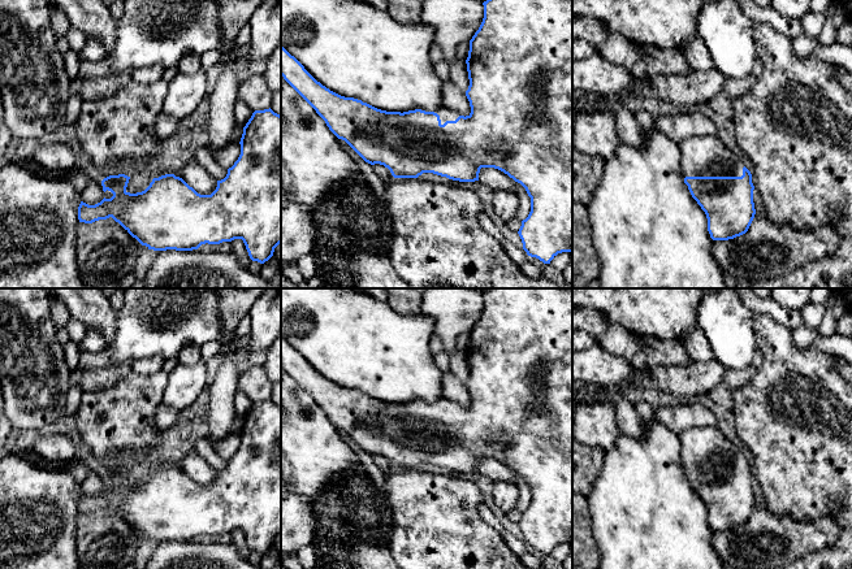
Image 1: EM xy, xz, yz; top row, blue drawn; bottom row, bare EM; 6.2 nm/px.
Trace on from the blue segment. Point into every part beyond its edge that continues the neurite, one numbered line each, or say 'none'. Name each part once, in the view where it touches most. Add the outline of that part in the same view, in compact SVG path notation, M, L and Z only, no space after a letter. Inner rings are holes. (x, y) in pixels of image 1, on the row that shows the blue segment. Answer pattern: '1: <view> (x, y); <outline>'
1: yz (700, 156); M718 135L680 143L680 171L686 177L741 177L744 164Z

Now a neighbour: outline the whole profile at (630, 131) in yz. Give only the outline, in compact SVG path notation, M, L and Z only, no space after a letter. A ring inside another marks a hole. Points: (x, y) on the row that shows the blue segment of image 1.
M627 109L614 112L617 133L622 143L635 148L645 144L645 130Z

